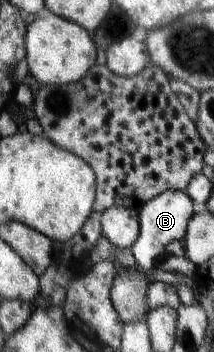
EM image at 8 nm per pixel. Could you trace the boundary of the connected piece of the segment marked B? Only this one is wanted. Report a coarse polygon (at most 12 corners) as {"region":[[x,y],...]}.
{"region":[[164,190],[138,211],[130,249],[143,274],[157,269],[170,242],[183,244],[197,207]]}

